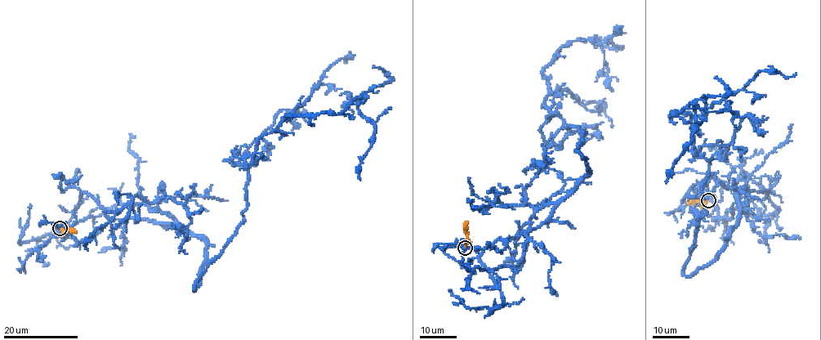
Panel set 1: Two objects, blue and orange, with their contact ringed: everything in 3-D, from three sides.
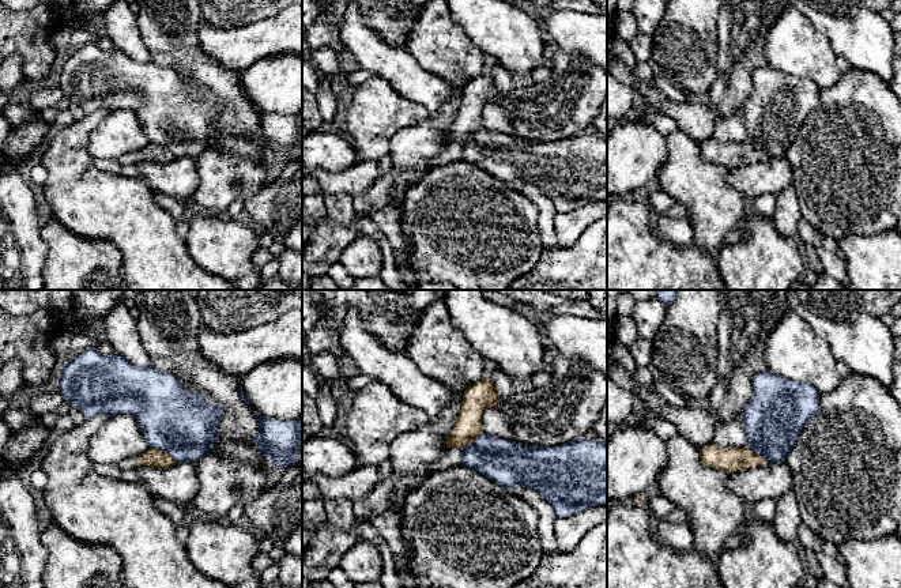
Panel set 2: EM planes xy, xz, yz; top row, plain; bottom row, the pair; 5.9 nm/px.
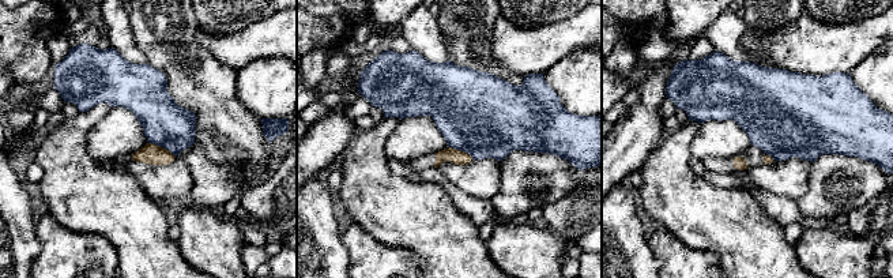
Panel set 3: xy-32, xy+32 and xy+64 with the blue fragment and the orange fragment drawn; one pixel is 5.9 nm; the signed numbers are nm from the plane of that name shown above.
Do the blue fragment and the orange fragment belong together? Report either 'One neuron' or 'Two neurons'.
Two neurons

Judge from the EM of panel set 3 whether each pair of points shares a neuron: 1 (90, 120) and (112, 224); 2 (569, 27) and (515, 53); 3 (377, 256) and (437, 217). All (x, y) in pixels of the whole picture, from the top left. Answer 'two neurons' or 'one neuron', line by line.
1: one neuron
2: one neuron
3: two neurons

